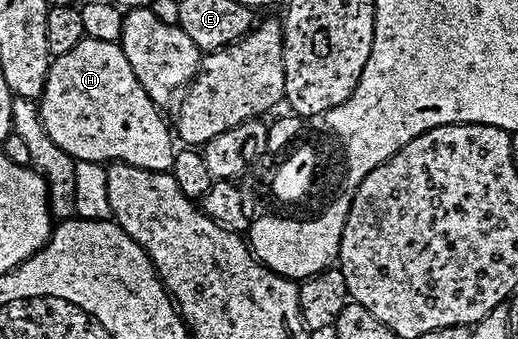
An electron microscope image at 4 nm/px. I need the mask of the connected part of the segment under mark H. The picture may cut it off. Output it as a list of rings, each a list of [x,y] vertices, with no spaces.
[[[84,38],[76,49],[57,56],[50,64],[46,87],[37,106],[48,137],[75,161],[103,165],[127,163],[149,171],[170,171],[174,166],[176,139],[171,124],[169,127],[162,120],[159,104],[150,99],[144,85],[136,81],[136,73],[132,73],[132,65],[128,65],[128,57],[124,57],[118,43]]]

